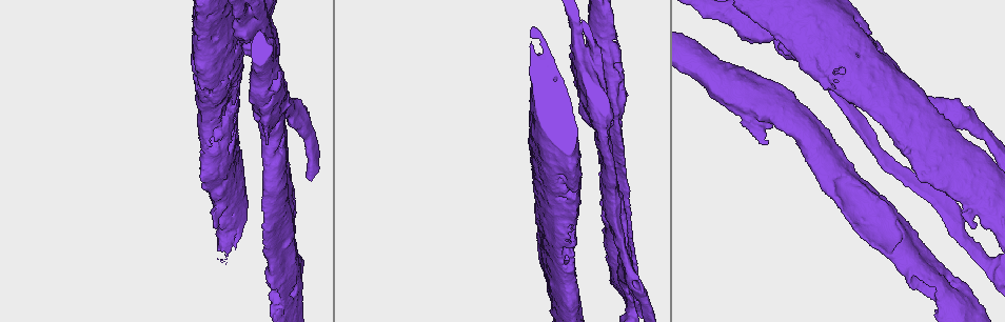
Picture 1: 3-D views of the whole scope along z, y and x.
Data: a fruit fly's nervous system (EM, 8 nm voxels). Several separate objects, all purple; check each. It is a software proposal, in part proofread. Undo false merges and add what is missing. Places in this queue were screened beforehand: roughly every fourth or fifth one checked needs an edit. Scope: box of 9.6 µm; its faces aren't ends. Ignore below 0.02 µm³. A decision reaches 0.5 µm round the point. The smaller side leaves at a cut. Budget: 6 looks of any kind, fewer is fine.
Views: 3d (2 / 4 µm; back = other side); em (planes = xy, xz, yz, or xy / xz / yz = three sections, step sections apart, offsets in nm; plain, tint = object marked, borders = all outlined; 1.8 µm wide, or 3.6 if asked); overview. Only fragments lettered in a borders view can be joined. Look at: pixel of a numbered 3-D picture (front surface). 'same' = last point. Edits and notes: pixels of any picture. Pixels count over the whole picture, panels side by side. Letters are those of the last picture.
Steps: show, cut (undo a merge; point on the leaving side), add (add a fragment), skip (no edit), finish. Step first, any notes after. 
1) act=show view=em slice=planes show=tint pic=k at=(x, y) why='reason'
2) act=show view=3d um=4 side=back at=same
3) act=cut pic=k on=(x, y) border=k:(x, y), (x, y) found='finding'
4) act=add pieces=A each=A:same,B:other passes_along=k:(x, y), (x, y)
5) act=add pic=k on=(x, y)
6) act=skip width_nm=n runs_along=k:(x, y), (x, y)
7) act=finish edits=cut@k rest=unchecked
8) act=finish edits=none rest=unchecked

act=show view=3d um=4 side=back pic=1 at=(842, 41) why='sudden change in width'

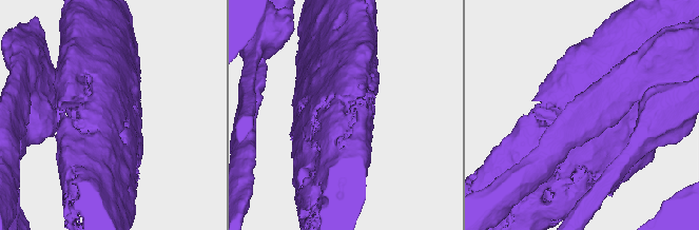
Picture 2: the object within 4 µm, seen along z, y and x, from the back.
act=show view=em um=3.6 slice=xz step=8 show=borders at=same

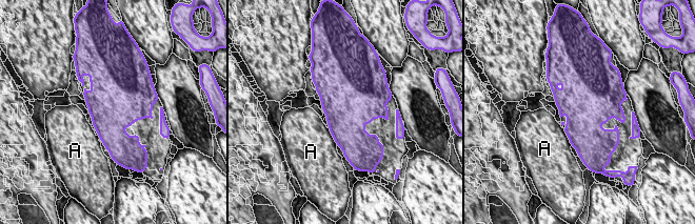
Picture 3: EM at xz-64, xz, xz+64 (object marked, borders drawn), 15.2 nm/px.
act=skip each=A:other found='one neuron here'

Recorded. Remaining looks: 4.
act=show view=em um=3.6 slice=planes show=borders pic=1 at=(589, 61) why='sudden change in width'

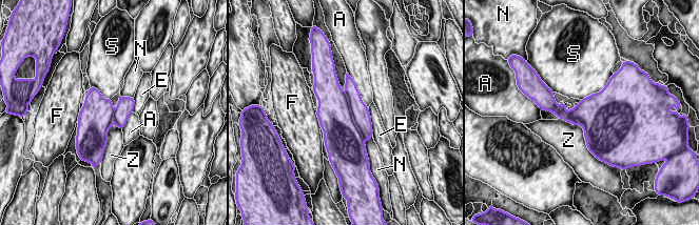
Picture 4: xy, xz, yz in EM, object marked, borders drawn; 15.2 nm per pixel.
act=cut pic=4 on=(360, 111) longest_contact=Z:650nm each=A:other,E:other,F:other,N:other,S:other,Z:other border=4:(349, 108), (352, 120), (364, 141) found='a second neuron is stuck on'

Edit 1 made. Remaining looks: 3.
act=show view=em um=3.6 slice=planes show=borders pic=1 at=(297, 278)

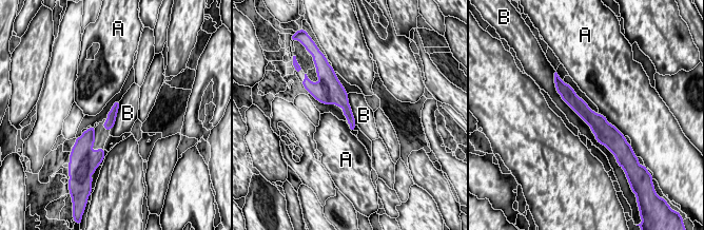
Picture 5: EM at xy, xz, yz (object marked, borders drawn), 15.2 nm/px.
act=skip each=A:other,B:other runs_along=5:(567, 91), (603, 130), (605, 137) found='one neuron here'

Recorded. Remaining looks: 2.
act=finish edits=cut@4 rest=unchecked

